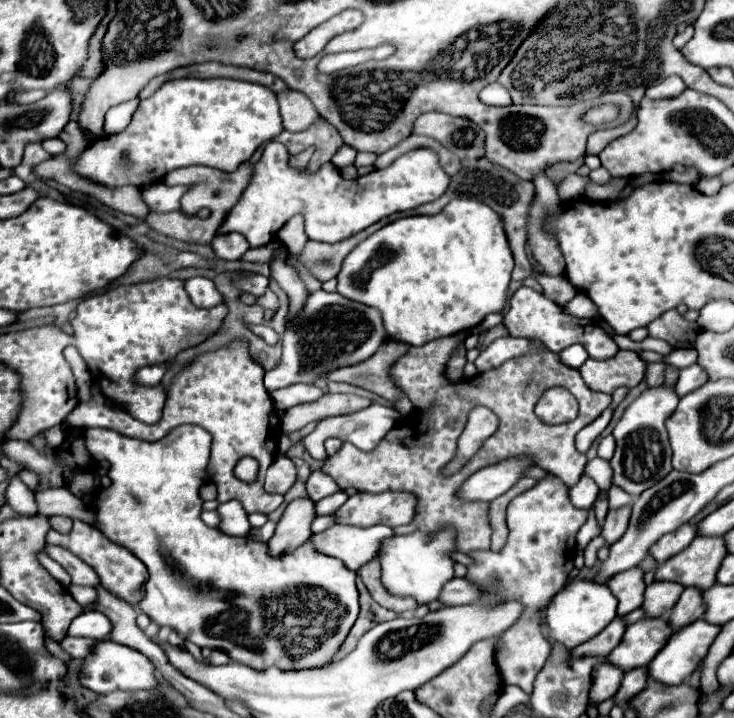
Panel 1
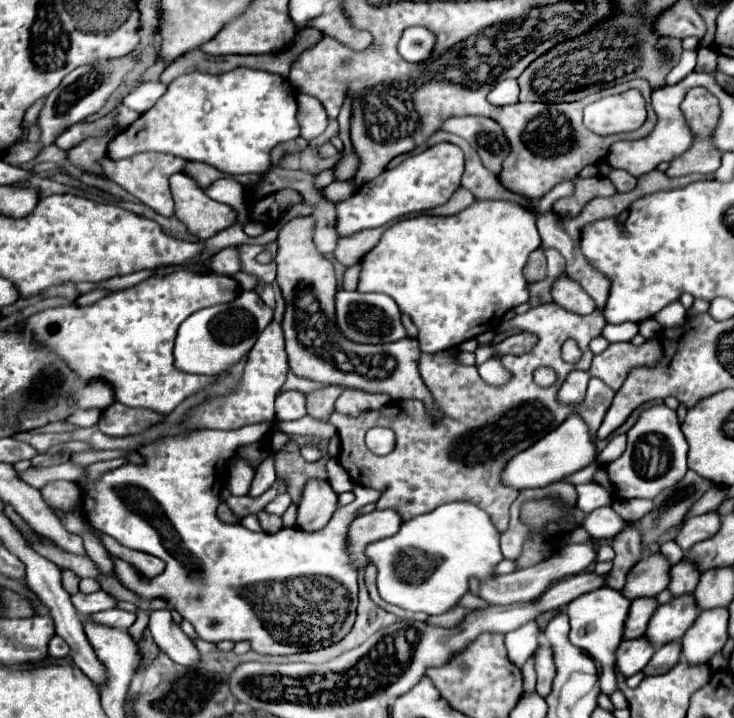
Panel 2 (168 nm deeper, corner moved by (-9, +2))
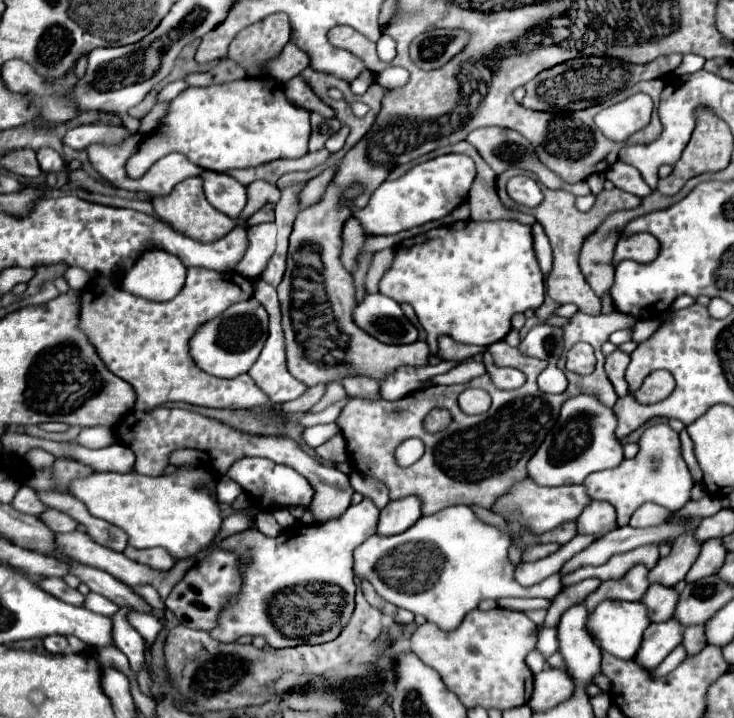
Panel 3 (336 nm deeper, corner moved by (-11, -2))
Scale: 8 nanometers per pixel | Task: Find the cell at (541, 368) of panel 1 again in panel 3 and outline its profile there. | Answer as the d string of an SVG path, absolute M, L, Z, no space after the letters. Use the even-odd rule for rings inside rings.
M616 310L610 314L588 316L584 312L576 312L568 318L568 324L562 326L564 330L564 348L570 350L576 342L588 342L596 354L596 370L590 376L580 376L568 372L564 368L564 360L558 360L556 366L564 370L568 378L568 388L562 394L544 394L536 386L536 376L548 366L544 360L526 358L516 348L508 346L504 340L492 344L492 356L496 366L512 366L526 374L526 384L518 390L498 390L494 388L488 376L474 378L468 382L468 388L482 388L492 396L492 406L478 416L468 416L458 406L458 394L466 386L430 386L424 390L416 390L400 400L386 402L386 400L348 400L344 410L340 412L336 424L346 438L348 458L352 468L364 476L374 476L382 484L386 484L390 492L390 500L400 500L406 496L416 496L422 500L424 516L436 514L438 510L452 506L452 504L468 504L468 506L482 506L490 510L496 504L500 494L508 494L516 482L526 478L526 462L538 450L540 442L544 442L546 434L556 424L560 416L560 406L576 396L576 394L592 394L604 406L612 408L618 400L606 372L604 372L604 354L600 346L608 340L608 336L622 328L632 328L636 318L628 314L618 314ZM442 406L450 410L452 424L442 434L426 434L422 428L424 416L434 408ZM408 438L420 438L426 446L424 456L408 468L398 466L394 458L394 450L400 442Z

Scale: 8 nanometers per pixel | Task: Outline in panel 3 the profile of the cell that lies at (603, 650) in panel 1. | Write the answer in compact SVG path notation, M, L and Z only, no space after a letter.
M654 584L646 590L640 602L648 606L648 616L652 618L652 622L666 622L672 618L672 612L678 602L678 594L674 588Z

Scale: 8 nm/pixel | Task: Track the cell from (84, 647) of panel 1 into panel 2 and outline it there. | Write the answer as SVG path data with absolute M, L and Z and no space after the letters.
M54 636L54 638L48 642L48 654L50 654L52 658L64 658L68 652L70 652L70 648L68 648L68 644L66 644L60 636Z

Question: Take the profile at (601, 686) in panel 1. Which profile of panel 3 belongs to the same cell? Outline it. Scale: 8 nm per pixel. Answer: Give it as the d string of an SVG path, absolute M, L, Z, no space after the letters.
M676 620L650 624L634 660L644 670L654 670L682 642L682 626Z

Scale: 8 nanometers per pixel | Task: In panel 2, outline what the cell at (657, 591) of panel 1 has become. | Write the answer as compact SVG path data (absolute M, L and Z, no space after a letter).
M682 558L678 564L672 566L670 576L672 576L672 580L670 580L668 590L672 592L672 596L690 594L690 592L694 592L696 584L700 580L700 570L698 570L698 566L694 562Z

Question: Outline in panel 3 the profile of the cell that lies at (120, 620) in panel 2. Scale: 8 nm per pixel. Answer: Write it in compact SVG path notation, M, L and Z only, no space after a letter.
M130 612L126 618L144 636L146 648L150 648L152 642L154 642L154 638L162 630L162 624L158 622L158 618L152 616L152 614L146 614L146 612Z

